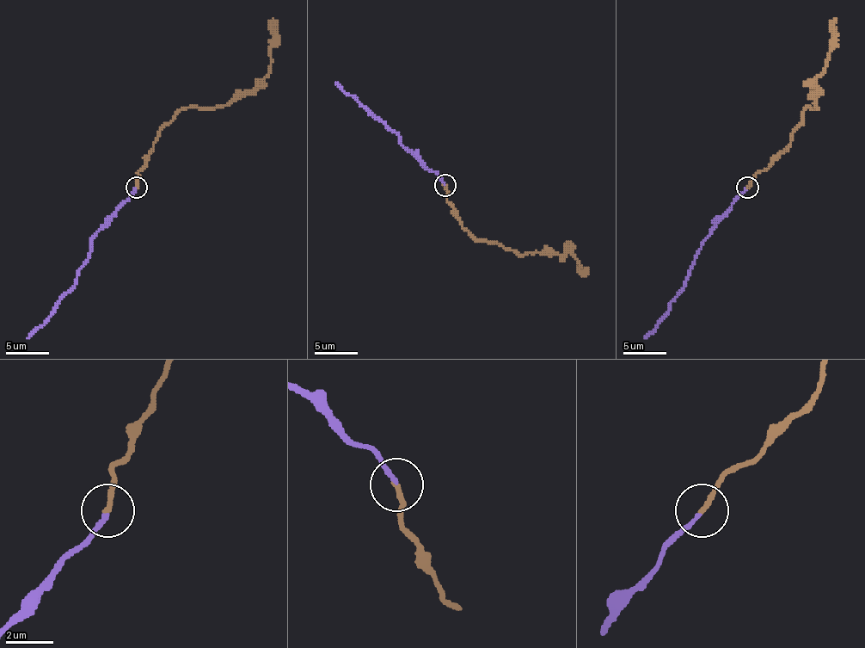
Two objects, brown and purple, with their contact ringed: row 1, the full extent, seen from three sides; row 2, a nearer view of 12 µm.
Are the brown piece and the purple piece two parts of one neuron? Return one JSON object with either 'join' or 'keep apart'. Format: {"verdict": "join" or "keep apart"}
{"verdict": "join"}

